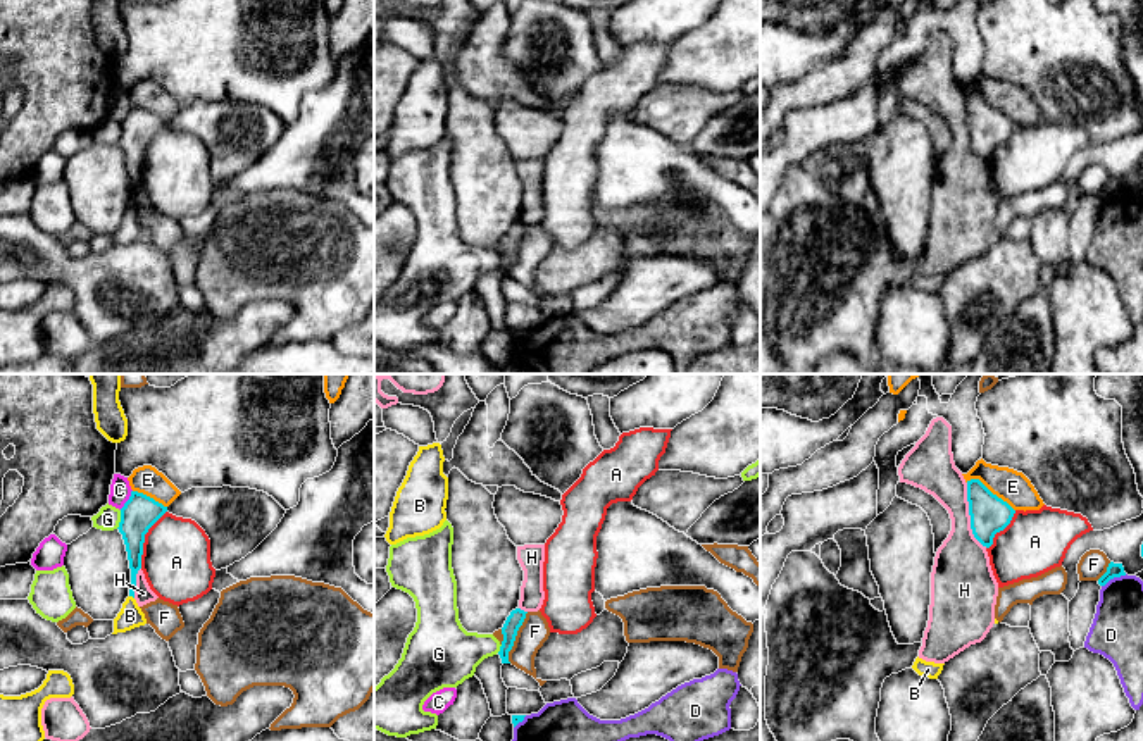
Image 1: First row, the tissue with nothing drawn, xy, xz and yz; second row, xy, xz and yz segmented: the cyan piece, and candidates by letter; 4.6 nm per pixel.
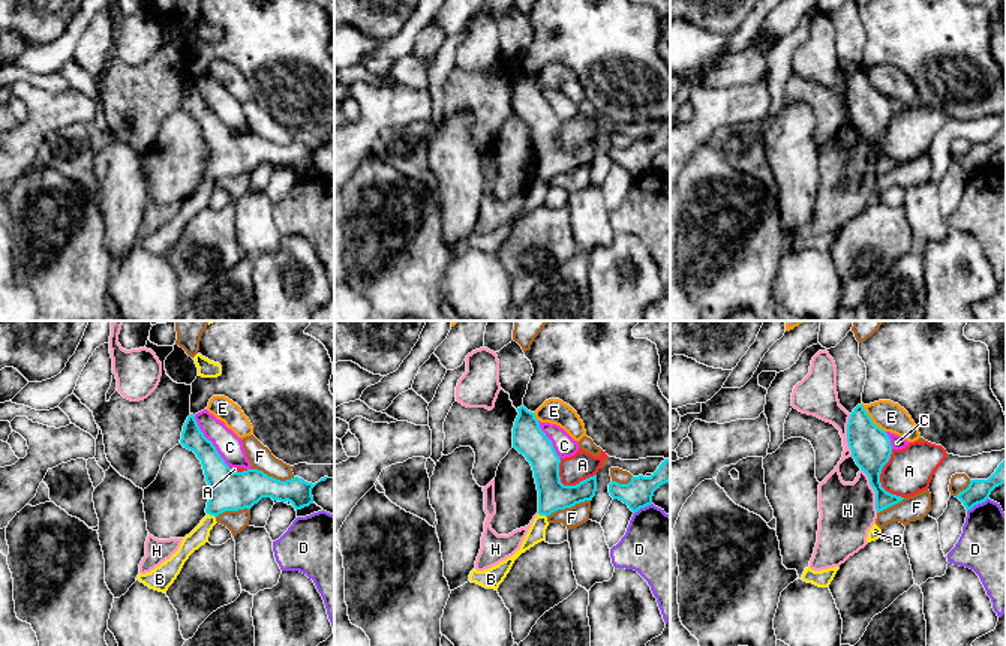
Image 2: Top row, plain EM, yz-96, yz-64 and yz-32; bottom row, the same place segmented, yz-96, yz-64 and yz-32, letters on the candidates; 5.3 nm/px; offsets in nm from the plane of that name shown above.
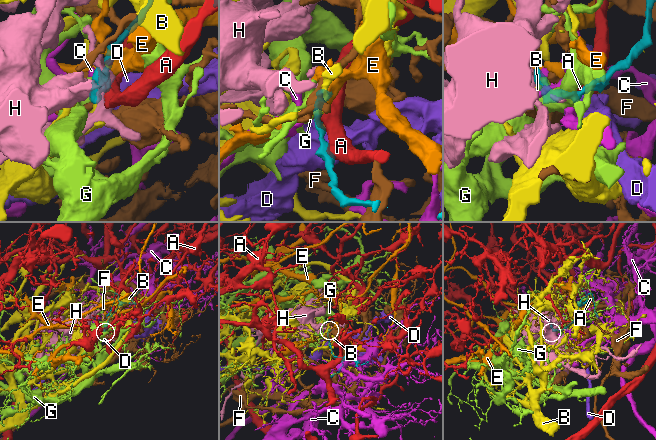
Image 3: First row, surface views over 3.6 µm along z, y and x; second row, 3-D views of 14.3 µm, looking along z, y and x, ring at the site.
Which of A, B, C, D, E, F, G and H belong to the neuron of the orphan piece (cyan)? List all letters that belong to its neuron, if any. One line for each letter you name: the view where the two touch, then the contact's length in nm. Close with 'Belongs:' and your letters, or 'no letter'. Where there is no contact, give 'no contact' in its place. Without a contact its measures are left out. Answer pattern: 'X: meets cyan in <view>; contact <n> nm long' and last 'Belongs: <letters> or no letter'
B: meets cyan in xy; contact 30 nm long
Belongs: B

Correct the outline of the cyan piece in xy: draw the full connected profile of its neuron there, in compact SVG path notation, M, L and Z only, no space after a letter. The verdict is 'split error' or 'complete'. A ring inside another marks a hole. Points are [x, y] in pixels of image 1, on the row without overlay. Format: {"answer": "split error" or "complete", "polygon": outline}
{"answer": "split error", "polygon": "M131 105L129 114L121 122L121 136L117 143L122 148L128 165L131 200L129 210L126 212L121 226L114 233L112 248L126 246L147 238L145 227L134 214L136 188L141 183L145 148L166 126L167 121L138 105Z"}

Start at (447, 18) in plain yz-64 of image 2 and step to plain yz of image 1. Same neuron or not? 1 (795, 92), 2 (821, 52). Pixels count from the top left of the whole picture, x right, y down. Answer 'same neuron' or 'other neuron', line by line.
1: same neuron
2: other neuron

